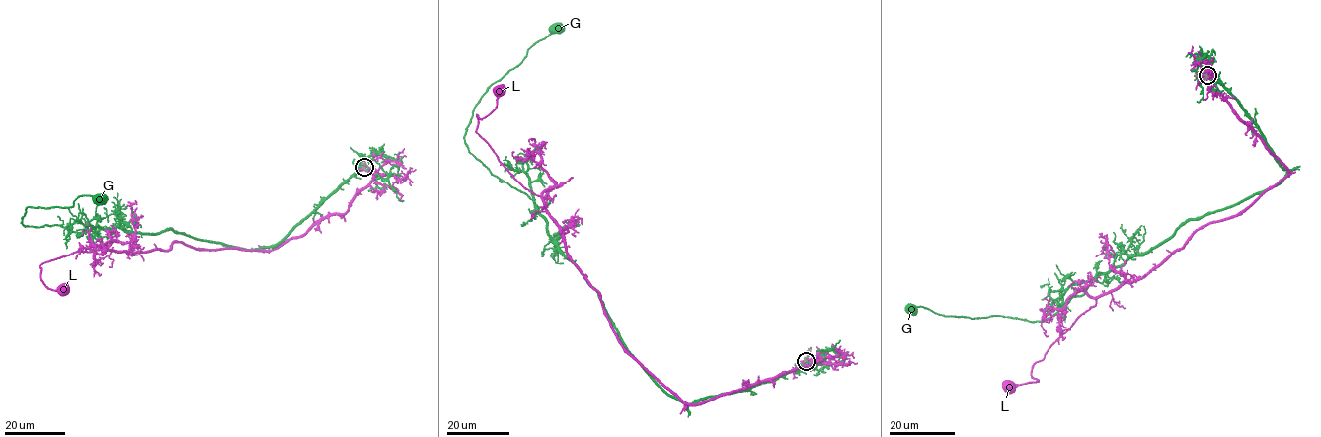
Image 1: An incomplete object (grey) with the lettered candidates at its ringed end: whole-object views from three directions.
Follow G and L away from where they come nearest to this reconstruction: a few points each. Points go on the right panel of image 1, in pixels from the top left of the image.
G: (1208, 75), (1254, 120), (1286, 169), (1282, 181), (1186, 220), (1097, 274), (1049, 317), (911, 310)
L: (1206, 74), (1289, 175), (1236, 215), (1197, 230), (1142, 276), (1100, 294), (1034, 364), (1038, 381), (1007, 388)

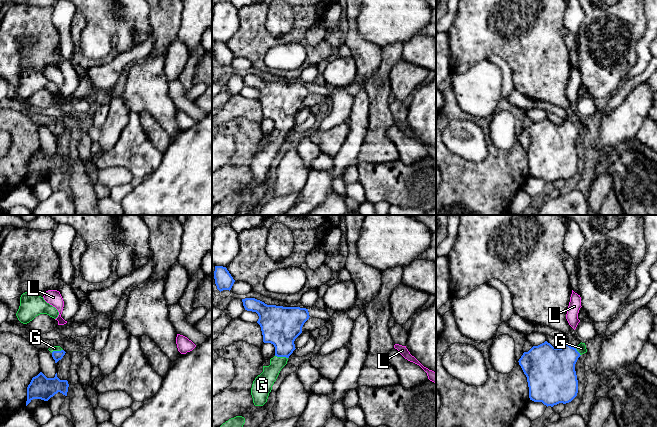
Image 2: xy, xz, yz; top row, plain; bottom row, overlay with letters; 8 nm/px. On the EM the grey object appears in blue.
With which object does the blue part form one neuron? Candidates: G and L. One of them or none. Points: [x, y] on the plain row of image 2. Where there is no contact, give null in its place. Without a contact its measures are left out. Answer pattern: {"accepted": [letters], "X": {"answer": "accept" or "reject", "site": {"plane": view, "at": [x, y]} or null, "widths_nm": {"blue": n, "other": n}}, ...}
{"accepted": ["G"], "G": {"answer": "accept", "site": {"plane": "xz", "at": [281, 132]}, "widths_nm": {"blue": 320, "other": 140}}, "L": {"answer": "reject", "site": null}}

